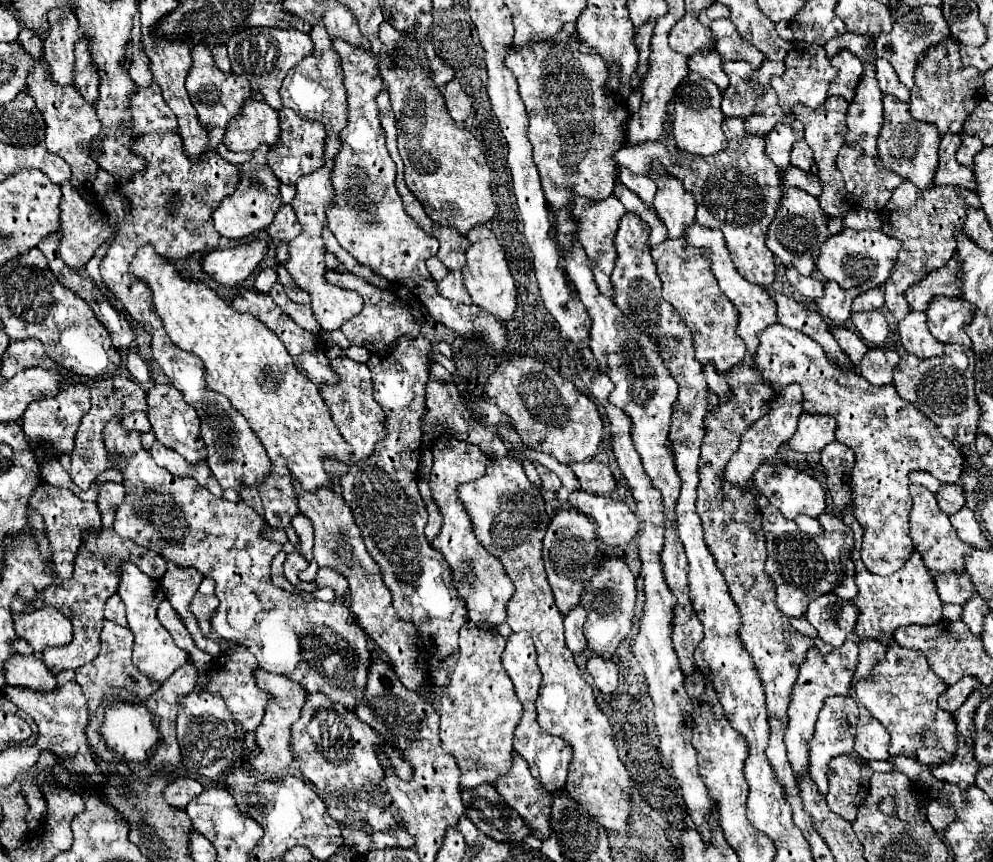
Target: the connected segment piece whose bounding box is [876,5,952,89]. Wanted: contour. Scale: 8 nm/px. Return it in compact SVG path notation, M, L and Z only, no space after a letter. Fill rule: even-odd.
M924 5L916 11L906 13L902 19L894 21L892 33L882 33L876 37L876 55L886 59L894 67L894 71L898 73L900 81L908 89L912 89L914 87L914 71L916 71L918 61L926 55L928 49L936 47L938 43L944 43L950 37L952 37L952 33L950 33L950 27L942 15L942 9L934 7L934 5Z

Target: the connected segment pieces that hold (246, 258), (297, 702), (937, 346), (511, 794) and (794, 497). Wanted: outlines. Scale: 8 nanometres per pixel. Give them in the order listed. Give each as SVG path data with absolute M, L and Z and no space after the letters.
M260 239L232 249L216 249L202 259L202 271L224 287L238 287L260 265L266 251L268 243Z
M258 669L258 687L270 691L272 699L270 699L270 705L266 707L266 715L264 715L260 727L256 729L256 741L262 749L262 753L258 753L258 755L248 753L248 763L250 763L250 771L258 773L258 777L272 779L270 775L274 775L274 777L282 775L294 759L290 753L290 725L294 721L298 721L298 717L300 717L300 709L306 701L306 691L300 685L294 685L294 681L290 681L288 677L278 677L276 673L266 673L262 669Z
M912 311L906 319L898 325L902 345L908 353L916 355L918 359L930 359L936 355L944 355L944 345L940 341L934 341L932 333L926 325L926 315L920 311Z
M514 753L514 765L510 773L498 781L496 789L504 797L506 805L524 817L536 837L546 839L550 835L552 795L540 785L538 779L530 775L526 761L518 757L518 753Z
M760 465L754 473L754 487L760 489L760 493L770 501L770 505L778 507L782 515L790 521L794 521L798 515L808 515L818 519L822 513L826 513L826 493L824 487L810 477L804 471L798 471L790 465Z

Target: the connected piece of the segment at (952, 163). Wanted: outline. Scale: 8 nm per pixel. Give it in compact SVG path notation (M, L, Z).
M944 135L940 141L940 167L936 171L934 185L954 185L976 191L976 177L972 169L958 165L956 151L962 143L962 135Z

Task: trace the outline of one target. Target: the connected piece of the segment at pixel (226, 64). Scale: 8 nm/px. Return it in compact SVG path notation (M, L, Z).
M218 45L212 49L212 55L216 59L216 65L224 71L224 73L230 73L230 59L228 59L228 53L226 53L226 45Z

